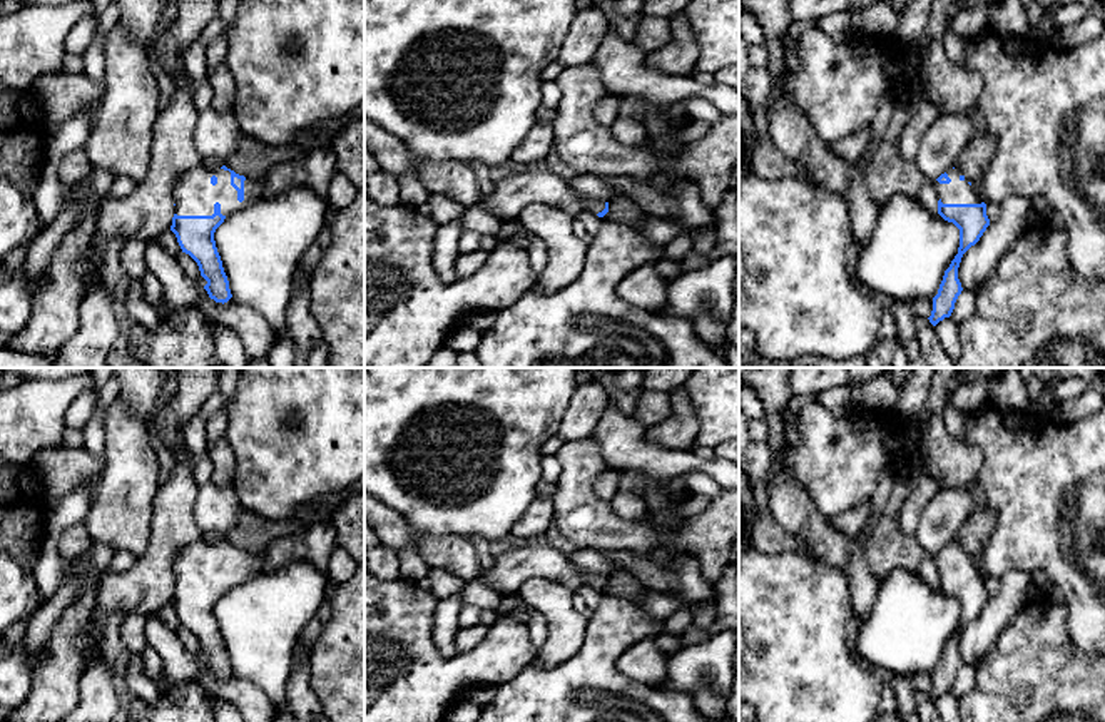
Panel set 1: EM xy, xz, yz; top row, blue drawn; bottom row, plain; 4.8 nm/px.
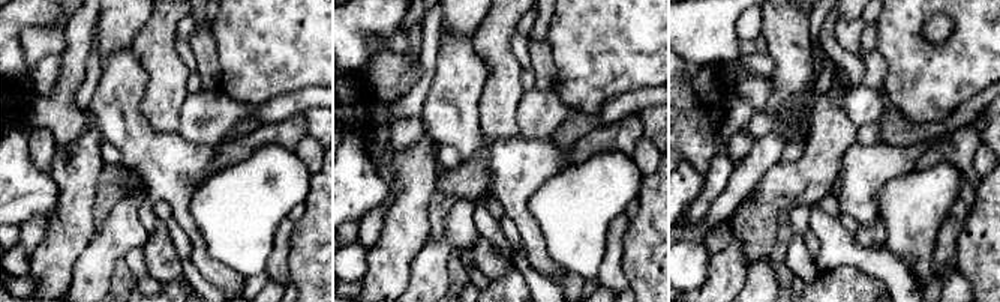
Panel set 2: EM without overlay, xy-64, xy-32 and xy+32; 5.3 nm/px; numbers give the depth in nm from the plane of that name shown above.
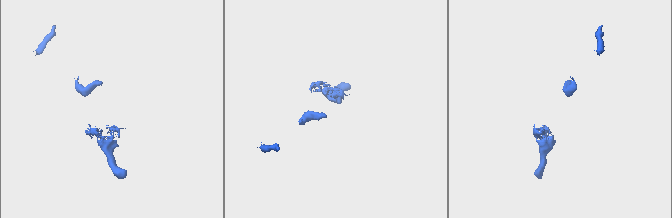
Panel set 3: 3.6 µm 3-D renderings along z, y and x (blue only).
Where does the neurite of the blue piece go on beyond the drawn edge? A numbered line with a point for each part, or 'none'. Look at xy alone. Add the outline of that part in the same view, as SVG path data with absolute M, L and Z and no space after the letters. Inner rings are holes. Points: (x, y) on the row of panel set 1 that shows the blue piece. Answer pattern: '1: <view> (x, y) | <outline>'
1: xy (194, 194) | M202 165L177 177L174 196L174 214L177 216L212 216L214 204L221 204L221 214L232 212L262 199L264 179L244 180L244 201L237 201L237 191L231 186L231 172L224 169L209 170Z

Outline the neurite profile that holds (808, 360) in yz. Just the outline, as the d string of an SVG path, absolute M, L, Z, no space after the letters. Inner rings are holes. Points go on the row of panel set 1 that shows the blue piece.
M804 354L794 359L761 358L756 364L746 368L868 368L868 361L866 356L831 359L824 356Z

